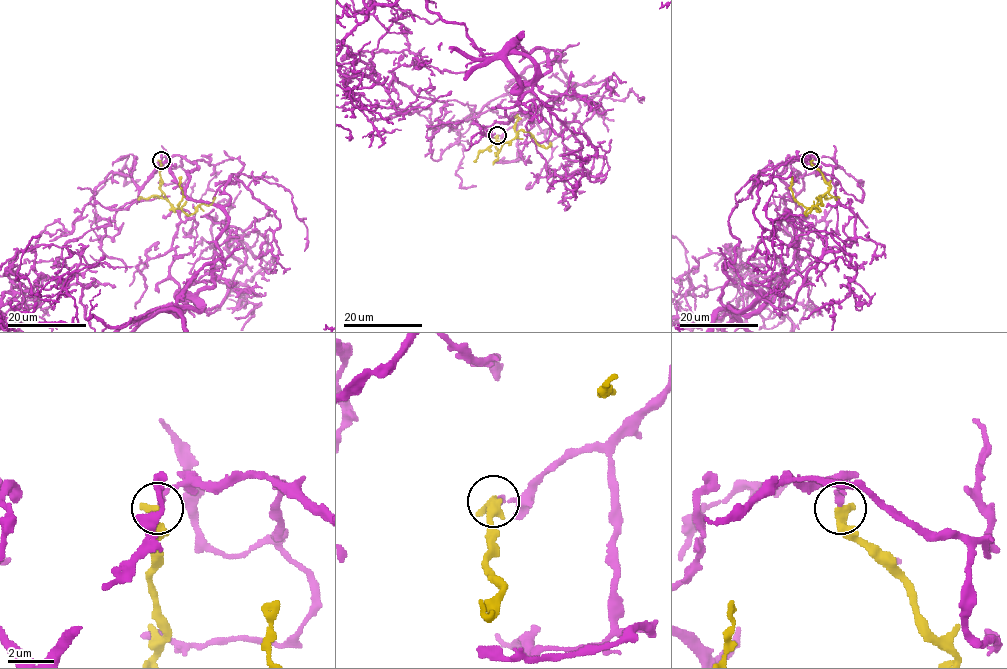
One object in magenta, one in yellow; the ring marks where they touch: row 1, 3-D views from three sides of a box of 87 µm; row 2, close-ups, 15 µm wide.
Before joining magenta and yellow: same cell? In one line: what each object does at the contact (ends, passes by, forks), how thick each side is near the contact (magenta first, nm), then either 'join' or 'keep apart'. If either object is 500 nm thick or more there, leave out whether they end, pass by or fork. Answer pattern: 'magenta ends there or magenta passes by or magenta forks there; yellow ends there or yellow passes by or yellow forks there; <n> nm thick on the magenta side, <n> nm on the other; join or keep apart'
magenta ends there; yellow ends there; 240 nm thick on the magenta side, 440 nm on the other; join

